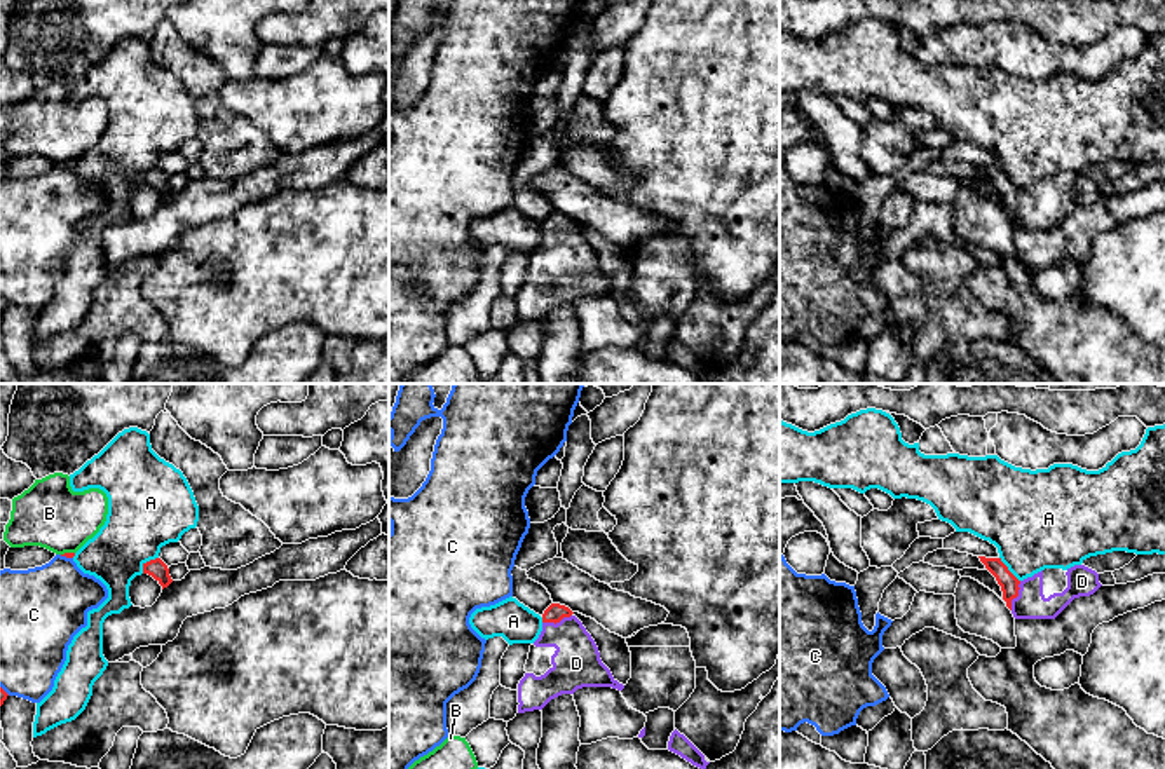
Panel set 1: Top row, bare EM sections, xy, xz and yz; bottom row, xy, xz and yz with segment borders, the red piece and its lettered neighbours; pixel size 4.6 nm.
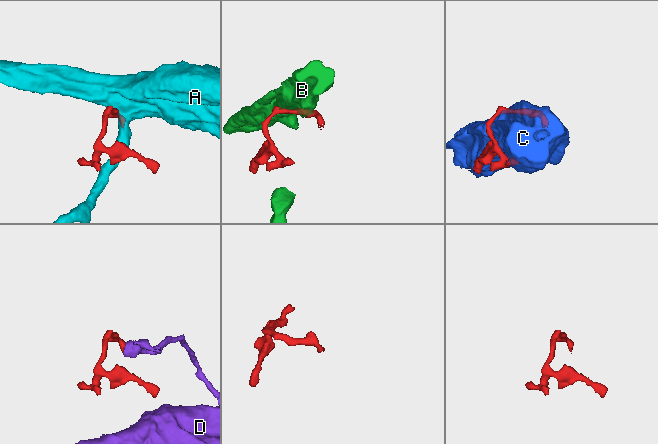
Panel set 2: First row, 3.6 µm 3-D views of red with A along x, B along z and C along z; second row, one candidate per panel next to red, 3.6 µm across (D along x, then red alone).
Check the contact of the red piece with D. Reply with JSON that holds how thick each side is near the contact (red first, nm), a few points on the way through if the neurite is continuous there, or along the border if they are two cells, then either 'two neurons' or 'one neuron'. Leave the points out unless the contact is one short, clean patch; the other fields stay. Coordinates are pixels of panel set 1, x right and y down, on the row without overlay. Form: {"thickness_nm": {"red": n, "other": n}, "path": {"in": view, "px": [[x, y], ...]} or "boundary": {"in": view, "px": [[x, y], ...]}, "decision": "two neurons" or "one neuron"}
{"thickness_nm": {"red": 90, "other": 140}, "path": {"in": "yz", "px": [[1008, 192], [1017, 204], [1031, 213]]}, "decision": "one neuron"}

